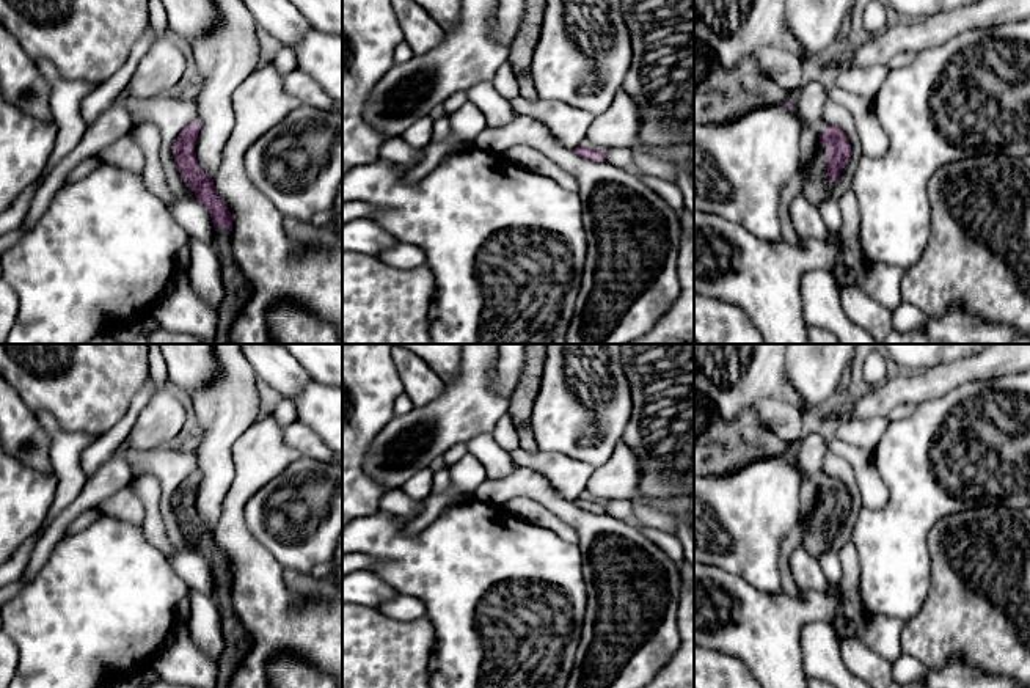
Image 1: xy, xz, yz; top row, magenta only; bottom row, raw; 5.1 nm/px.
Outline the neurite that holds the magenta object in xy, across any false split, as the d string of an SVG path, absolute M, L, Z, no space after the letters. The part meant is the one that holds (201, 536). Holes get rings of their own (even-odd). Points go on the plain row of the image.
M198 471L185 478L173 498L173 509L177 514L181 528L195 543L196 553L207 559L215 580L214 600L218 603L220 608L221 635L225 639L225 649L217 661L218 679L215 688L228 688L232 674L237 671L239 664L243 661L245 655L251 649L251 638L239 620L236 611L232 609L231 564L228 562L223 551L218 548L214 531L206 526L198 517L195 496L199 482L201 474Z

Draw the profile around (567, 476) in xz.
M517 448L509 452L515 467L529 468L542 474L548 484L567 501L576 501L586 493L586 485L594 473L587 463L556 452L528 452Z

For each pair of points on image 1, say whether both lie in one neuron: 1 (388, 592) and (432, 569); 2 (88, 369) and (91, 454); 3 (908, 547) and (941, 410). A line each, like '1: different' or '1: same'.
1: different
2: different
3: same

